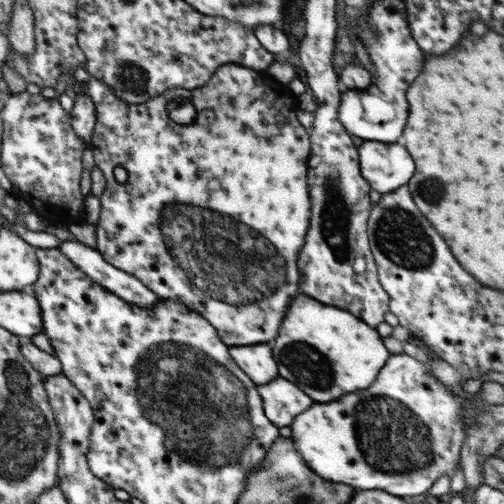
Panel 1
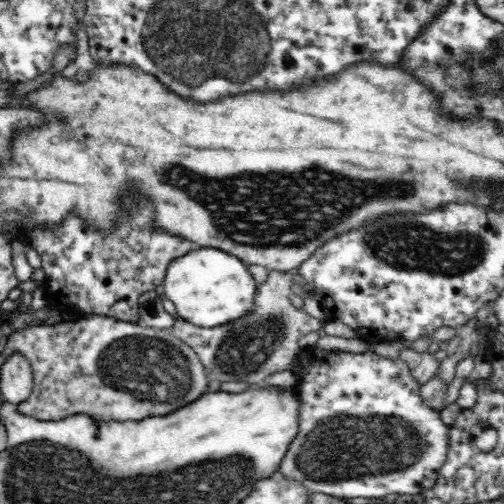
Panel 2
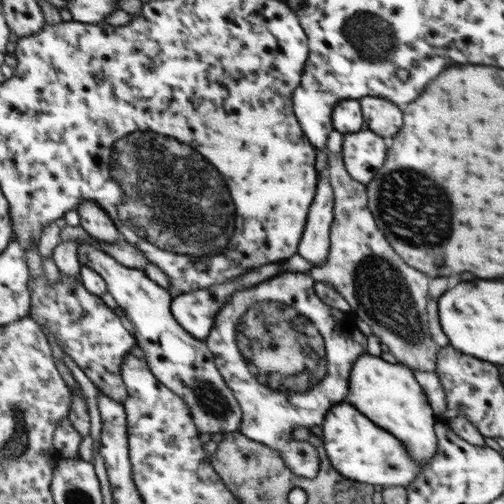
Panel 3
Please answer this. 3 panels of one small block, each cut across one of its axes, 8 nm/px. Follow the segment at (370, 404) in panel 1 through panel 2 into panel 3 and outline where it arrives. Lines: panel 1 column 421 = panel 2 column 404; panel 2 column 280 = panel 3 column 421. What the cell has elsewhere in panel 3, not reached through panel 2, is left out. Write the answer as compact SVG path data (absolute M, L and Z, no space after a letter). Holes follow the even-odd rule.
M337 404L329 410L329 418L325 418L323 426L323 446L329 450L329 458L333 458L331 466L337 466L345 478L365 482L369 486L409 486L425 468L411 458L409 450L403 446L399 438L371 424L363 414L359 414L349 404Z

